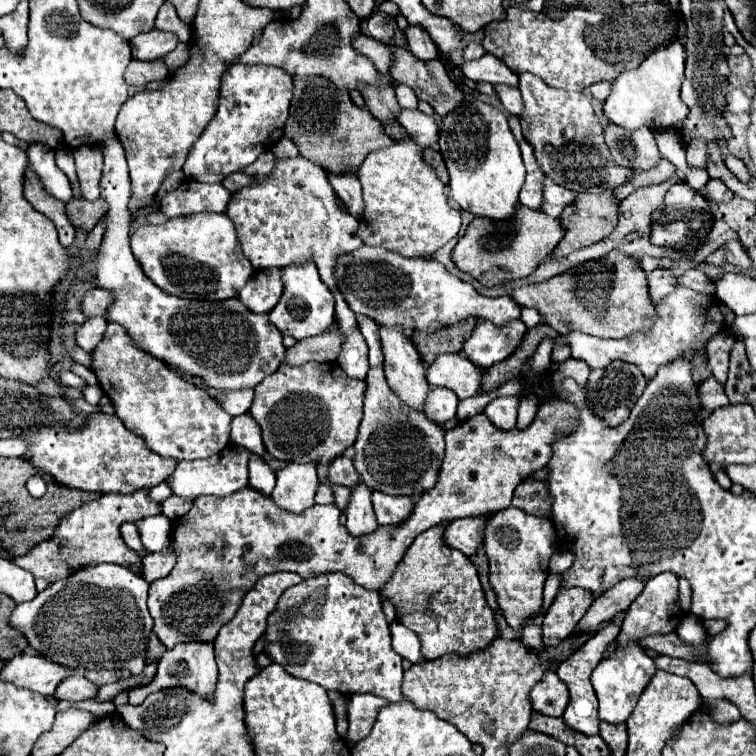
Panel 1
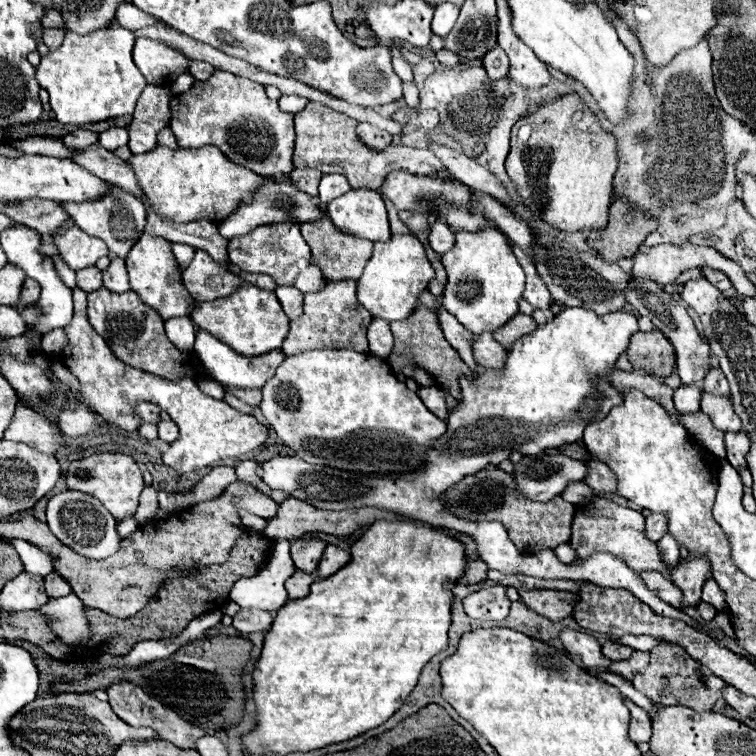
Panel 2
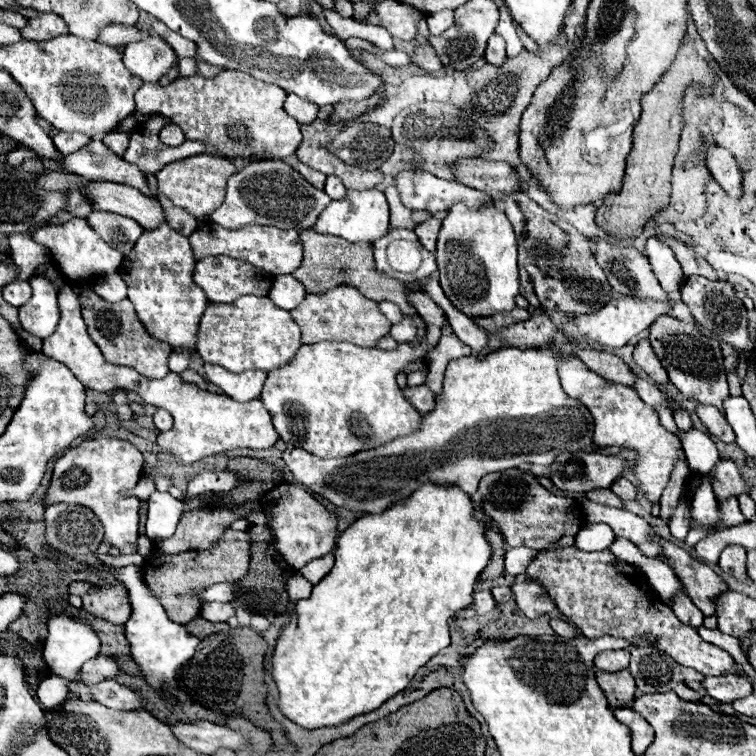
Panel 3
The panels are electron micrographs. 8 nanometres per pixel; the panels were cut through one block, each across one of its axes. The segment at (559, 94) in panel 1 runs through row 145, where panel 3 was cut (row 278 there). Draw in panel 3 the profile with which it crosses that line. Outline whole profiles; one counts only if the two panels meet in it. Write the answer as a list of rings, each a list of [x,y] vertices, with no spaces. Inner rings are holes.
[[[524,192],[508,194],[502,200],[518,238],[518,264],[530,274],[536,296],[544,308],[566,314],[592,314],[612,300],[612,288],[606,282],[604,270],[596,264],[592,244],[586,236],[568,222],[558,220],[558,216],[540,208]]]

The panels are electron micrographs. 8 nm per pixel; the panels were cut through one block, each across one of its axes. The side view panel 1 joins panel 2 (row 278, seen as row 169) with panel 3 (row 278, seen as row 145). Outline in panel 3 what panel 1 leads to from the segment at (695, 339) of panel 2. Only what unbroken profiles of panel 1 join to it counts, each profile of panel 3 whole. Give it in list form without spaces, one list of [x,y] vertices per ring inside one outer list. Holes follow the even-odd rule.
[[[602,238],[592,240],[592,246],[594,246],[594,256],[596,256],[596,262],[600,264],[600,268],[606,272],[610,270],[610,274],[606,274],[606,278],[614,292],[628,294],[628,296],[640,296],[640,298],[666,300],[666,292],[660,288],[650,264],[648,264],[648,258],[642,252],[638,252],[634,246],[610,242],[610,240],[602,240]]]

